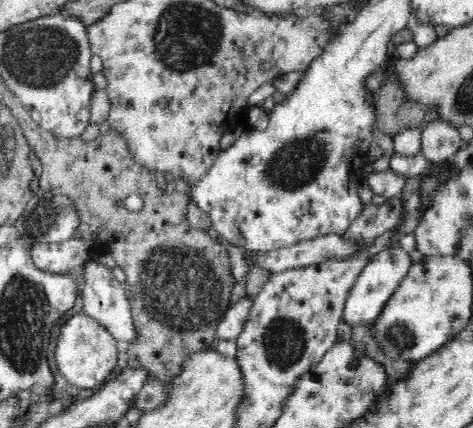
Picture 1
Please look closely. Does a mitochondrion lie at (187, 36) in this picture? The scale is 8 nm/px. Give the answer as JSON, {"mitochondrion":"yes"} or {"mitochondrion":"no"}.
{"mitochondrion":"yes"}

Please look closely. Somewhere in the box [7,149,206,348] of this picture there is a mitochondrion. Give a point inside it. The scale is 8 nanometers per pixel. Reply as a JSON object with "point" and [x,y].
{"point":[43,213]}

